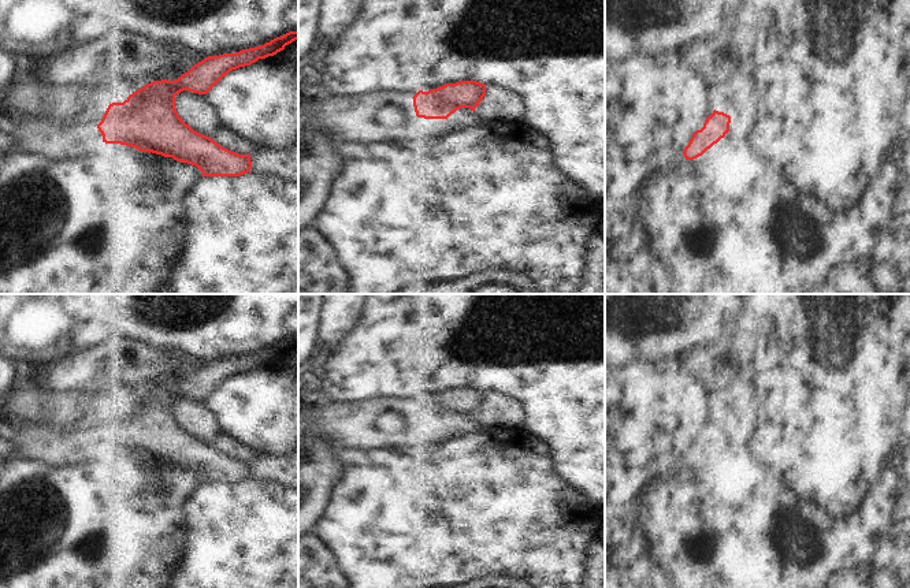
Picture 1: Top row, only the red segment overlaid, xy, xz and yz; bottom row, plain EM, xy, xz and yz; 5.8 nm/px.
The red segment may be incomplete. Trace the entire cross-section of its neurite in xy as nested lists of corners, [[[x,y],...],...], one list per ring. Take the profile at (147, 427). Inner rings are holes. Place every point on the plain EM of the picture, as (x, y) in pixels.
[[[289,338],[260,353],[208,362],[175,387],[153,387],[123,409],[109,410],[99,431],[16,424],[14,451],[21,459],[68,466],[103,449],[120,450],[196,472],[203,483],[241,483],[250,479],[250,461],[231,458],[194,438],[179,424],[175,402],[183,397],[207,401],[230,377],[274,362],[296,346],[298,338]]]

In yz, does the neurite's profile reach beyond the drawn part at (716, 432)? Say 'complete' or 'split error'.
complete

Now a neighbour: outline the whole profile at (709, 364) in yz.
[[[725,343],[694,346],[683,361],[709,397],[732,398],[731,356]]]

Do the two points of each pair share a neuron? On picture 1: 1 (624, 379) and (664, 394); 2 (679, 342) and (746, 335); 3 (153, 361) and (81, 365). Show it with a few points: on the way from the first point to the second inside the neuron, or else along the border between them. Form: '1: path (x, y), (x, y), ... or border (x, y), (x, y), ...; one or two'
1: path (634, 389), (639, 394), (654, 394); one
2: border (743, 312), (738, 317), (738, 327), (735, 330); two
3: path (136, 365), (99, 365); one

